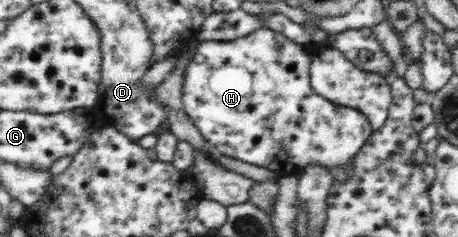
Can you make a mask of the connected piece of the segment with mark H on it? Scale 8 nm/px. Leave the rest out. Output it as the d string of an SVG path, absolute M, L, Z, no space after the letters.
M268 27L258 28L257 31L250 32L249 35L240 36L234 40L204 40L201 41L195 55L191 58L191 63L184 73L183 86L183 107L185 113L192 119L192 122L199 128L205 141L212 149L219 153L250 163L257 167L266 167L274 171L280 178L285 176L293 176L297 172L301 172L307 166L315 164L326 168L329 172L337 168L352 167L353 159L362 148L362 144L369 139L373 128L369 125L367 116L363 115L357 108L350 108L331 103L328 99L317 95L313 91L310 83L311 63L313 57L309 57L303 50L303 45L287 39L280 32L273 31Z

